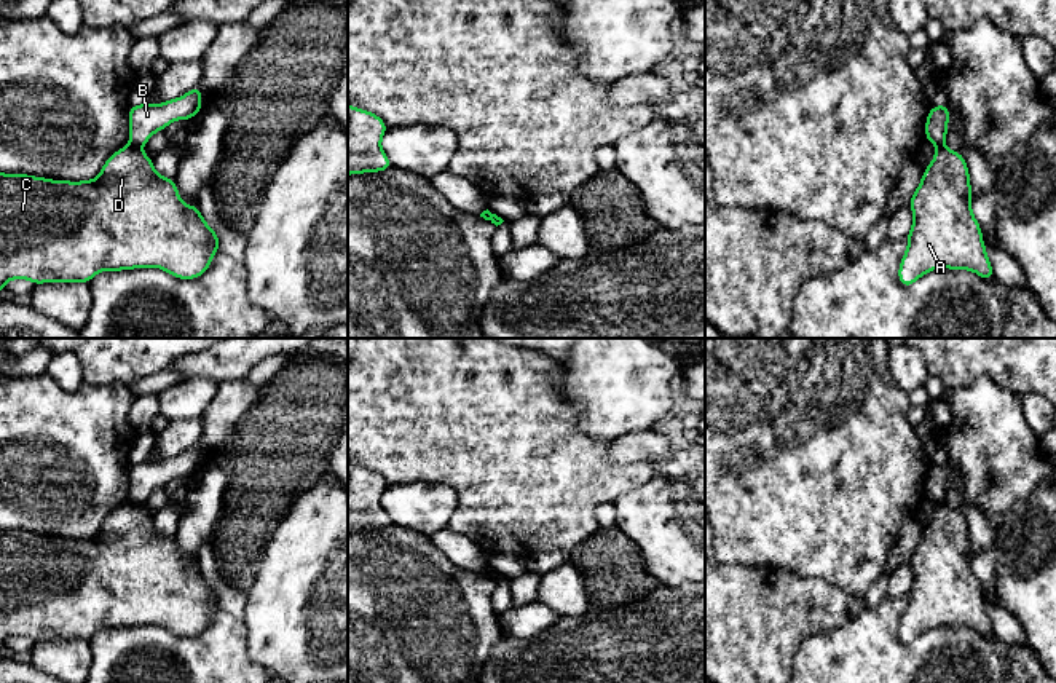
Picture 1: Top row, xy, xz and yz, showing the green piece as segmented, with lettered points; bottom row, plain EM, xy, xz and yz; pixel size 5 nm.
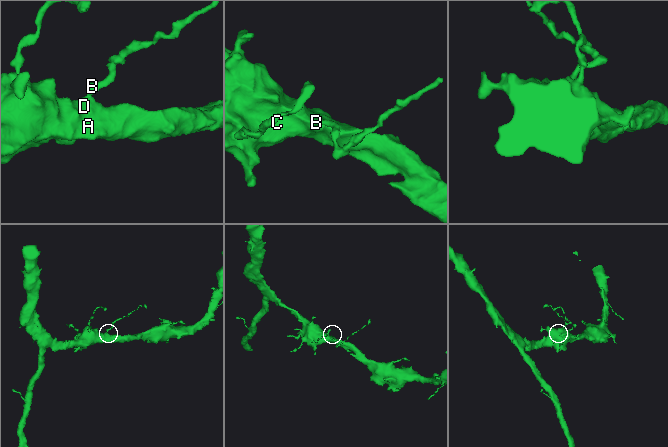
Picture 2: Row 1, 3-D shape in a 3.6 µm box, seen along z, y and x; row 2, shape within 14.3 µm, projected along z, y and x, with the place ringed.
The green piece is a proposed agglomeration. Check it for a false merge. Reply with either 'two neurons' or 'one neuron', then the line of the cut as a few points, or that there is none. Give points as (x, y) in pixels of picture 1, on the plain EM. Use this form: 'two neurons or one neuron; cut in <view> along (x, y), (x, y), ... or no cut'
two neurons; cut in xy along (131, 501), (139, 505)

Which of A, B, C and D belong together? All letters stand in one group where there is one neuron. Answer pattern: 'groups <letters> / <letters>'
groups A C D / B

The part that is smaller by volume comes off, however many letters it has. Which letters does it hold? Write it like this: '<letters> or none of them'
B

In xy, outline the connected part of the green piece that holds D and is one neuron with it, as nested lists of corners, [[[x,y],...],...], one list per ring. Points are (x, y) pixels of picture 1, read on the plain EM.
[[[126,503],[104,520],[93,538],[53,538],[27,531],[0,530],[0,648],[11,637],[43,640],[86,640],[99,629],[161,626],[177,637],[203,634],[215,610],[219,592],[203,576],[198,562],[188,565],[174,536],[155,528],[140,504]]]

